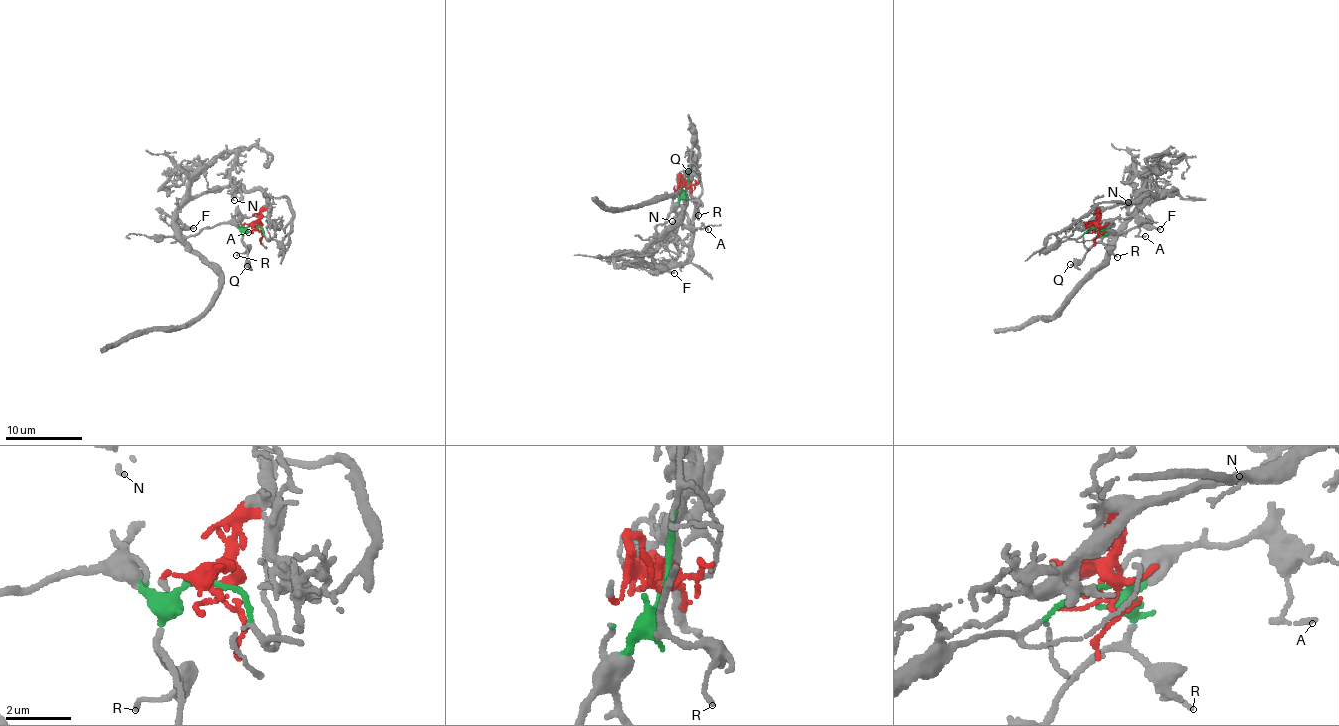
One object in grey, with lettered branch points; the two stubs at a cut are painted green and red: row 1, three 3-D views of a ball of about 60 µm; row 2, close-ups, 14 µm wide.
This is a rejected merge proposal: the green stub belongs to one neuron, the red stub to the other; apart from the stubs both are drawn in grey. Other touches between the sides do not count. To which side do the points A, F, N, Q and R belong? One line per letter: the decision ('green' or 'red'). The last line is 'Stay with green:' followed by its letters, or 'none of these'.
A: green
F: green
N: red
Q: green
R: green
Stay with green: A, F, Q, R

